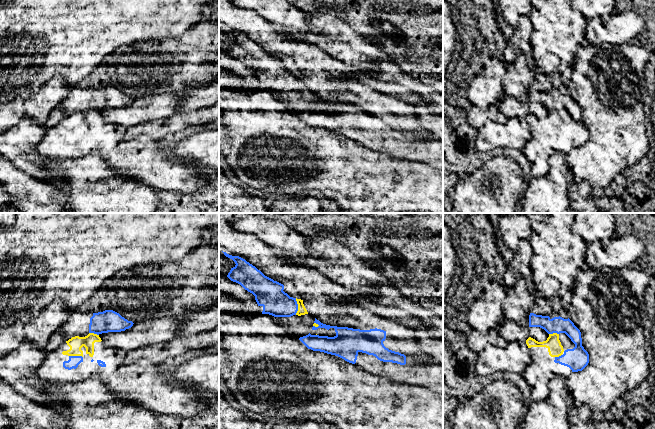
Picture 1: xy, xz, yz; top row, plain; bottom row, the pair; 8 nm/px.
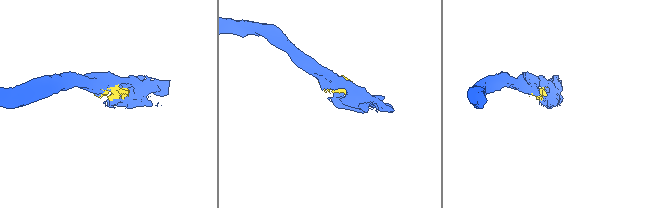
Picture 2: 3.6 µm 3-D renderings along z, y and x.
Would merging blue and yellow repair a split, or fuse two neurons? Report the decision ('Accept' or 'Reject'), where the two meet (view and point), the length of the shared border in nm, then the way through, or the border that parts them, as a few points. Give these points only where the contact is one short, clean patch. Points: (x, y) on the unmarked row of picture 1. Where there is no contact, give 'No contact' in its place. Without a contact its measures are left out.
Reject. Touches blue at xz (297, 82). Shared border 140 nm

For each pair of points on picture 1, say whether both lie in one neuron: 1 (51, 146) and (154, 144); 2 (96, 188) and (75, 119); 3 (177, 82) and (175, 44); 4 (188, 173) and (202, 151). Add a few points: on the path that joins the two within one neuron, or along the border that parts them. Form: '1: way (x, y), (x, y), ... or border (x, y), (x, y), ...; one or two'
1: way (77, 150), (128, 149); one
2: border (63, 158), (99, 155), (108, 164); two
3: way (186, 71), (188, 69), (188, 52), (186, 50); one
4: border (172, 154), (178, 159), (197, 165); two

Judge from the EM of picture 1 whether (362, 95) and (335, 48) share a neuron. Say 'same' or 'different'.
different

